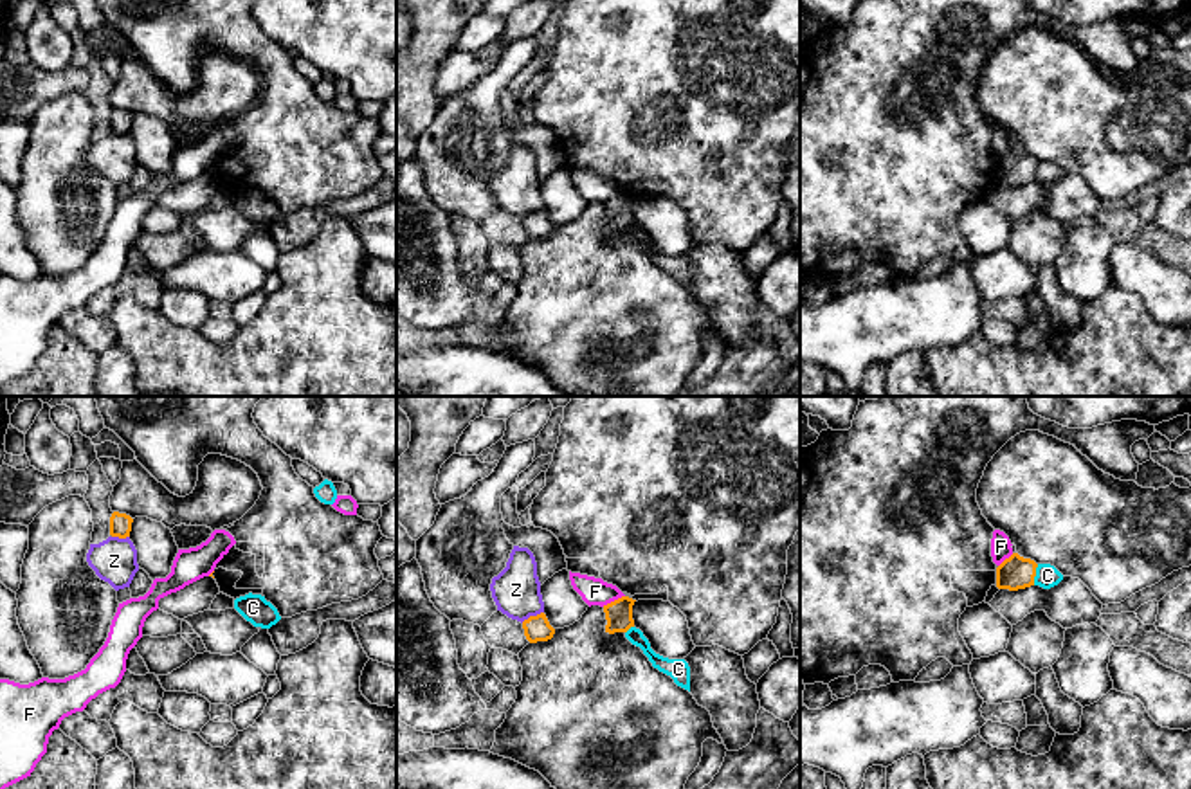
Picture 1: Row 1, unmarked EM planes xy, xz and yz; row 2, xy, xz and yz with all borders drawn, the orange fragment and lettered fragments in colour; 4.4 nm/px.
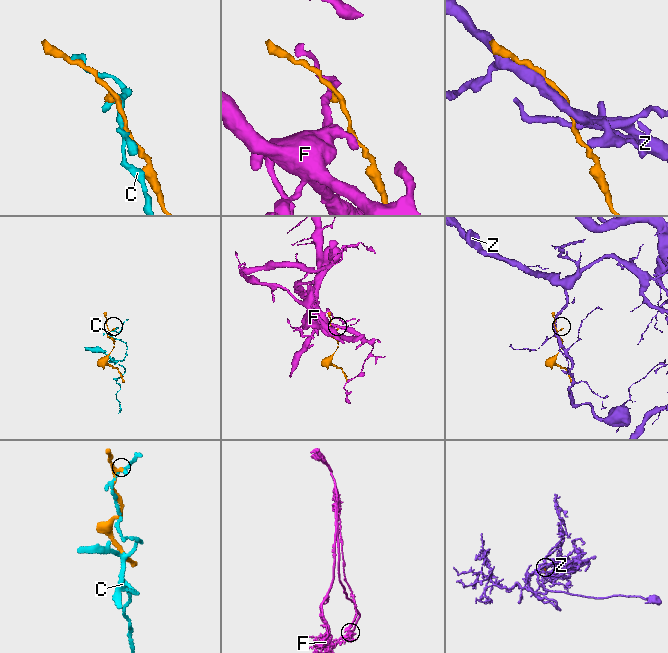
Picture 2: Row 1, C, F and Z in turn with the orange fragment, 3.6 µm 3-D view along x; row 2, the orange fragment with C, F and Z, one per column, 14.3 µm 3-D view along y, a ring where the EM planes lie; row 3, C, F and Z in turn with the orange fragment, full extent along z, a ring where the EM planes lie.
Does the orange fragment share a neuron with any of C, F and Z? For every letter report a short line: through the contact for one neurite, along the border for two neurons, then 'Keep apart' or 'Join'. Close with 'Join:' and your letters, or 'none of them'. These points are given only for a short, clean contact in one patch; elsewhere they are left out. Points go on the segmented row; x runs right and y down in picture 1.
C: Keep apart
F: Line: xz (624, 595), (602, 606). Keep apart
Z: Keep apart
Join: none of them

